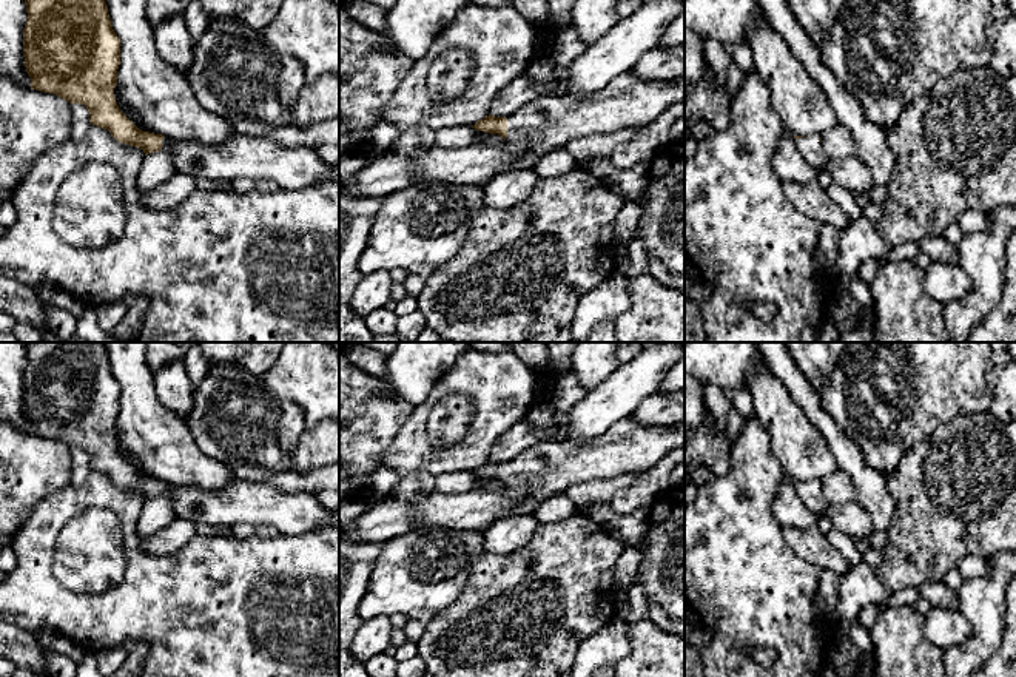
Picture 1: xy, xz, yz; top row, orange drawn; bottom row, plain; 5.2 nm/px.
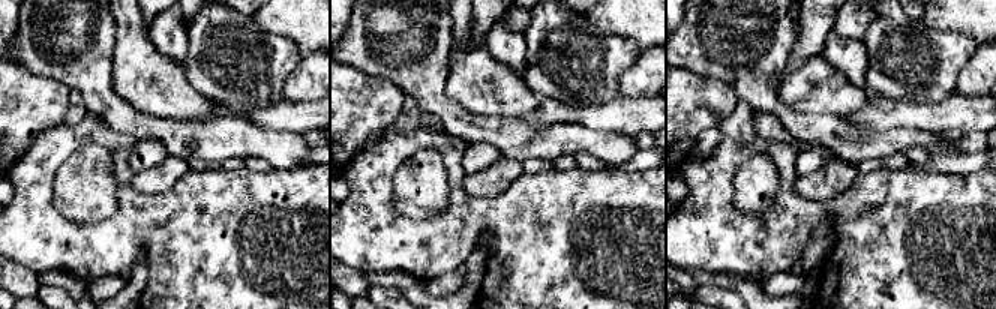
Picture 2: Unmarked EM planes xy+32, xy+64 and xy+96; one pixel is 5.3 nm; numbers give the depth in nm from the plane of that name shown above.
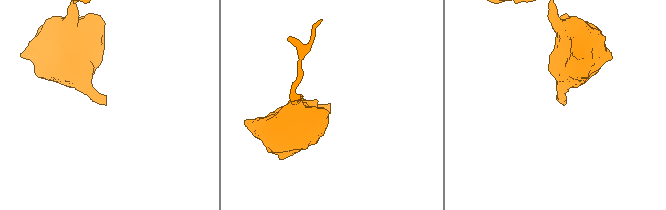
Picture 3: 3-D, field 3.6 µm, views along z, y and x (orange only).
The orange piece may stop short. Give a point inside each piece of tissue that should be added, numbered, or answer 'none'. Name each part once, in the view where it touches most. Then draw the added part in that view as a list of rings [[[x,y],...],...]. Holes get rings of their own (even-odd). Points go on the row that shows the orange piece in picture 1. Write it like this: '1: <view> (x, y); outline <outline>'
1: xz (543, 125); outline [[[632,71],[590,96],[544,94],[506,116],[506,140],[513,151],[500,173],[533,168],[543,156],[580,136],[643,128],[680,102],[685,77],[646,82]]]

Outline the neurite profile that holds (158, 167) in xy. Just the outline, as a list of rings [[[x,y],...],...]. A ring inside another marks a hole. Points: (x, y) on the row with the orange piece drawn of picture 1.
[[[168,150],[145,156],[137,174],[137,185],[145,193],[167,182],[176,174],[174,157]]]

